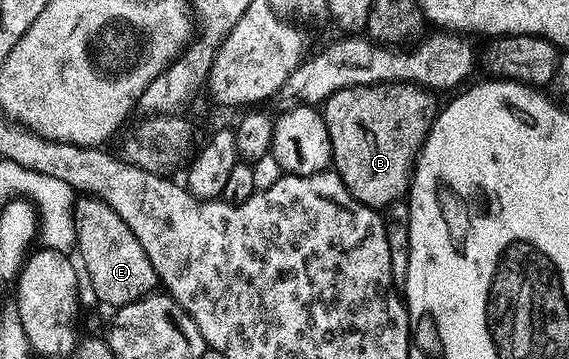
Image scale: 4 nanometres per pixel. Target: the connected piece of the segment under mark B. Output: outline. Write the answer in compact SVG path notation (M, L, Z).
M400 83L393 85L373 85L371 87L347 87L341 91L335 91L332 96L324 100L322 104L322 114L324 116L324 128L327 131L330 144L330 163L334 168L336 176L343 181L349 194L358 200L359 203L365 203L373 209L384 209L388 204L399 200L407 192L410 182L410 170L414 165L414 160L419 152L420 144L424 142L424 137L429 128L432 127L434 118L434 106L432 107L433 96L411 83Z

